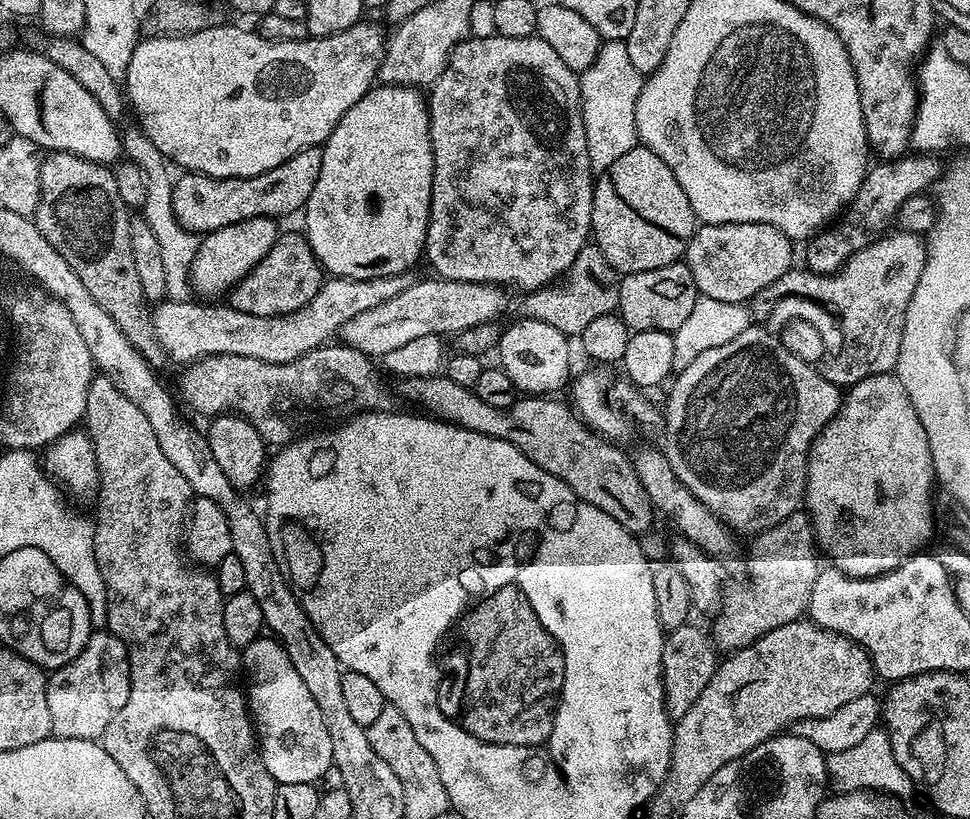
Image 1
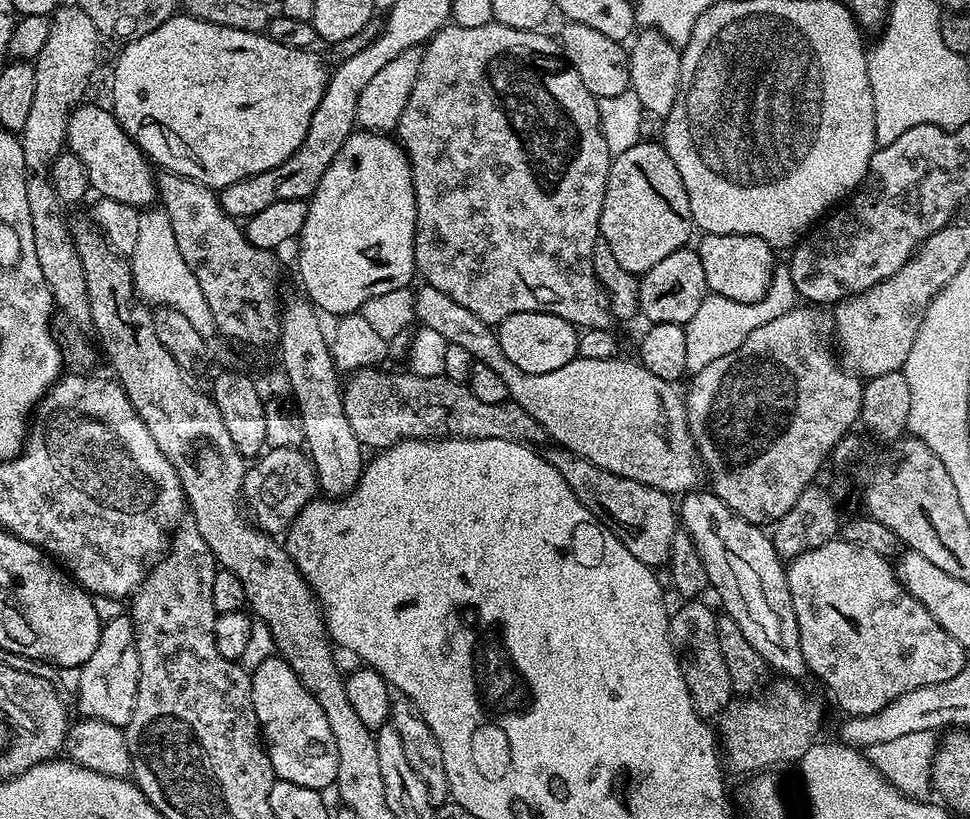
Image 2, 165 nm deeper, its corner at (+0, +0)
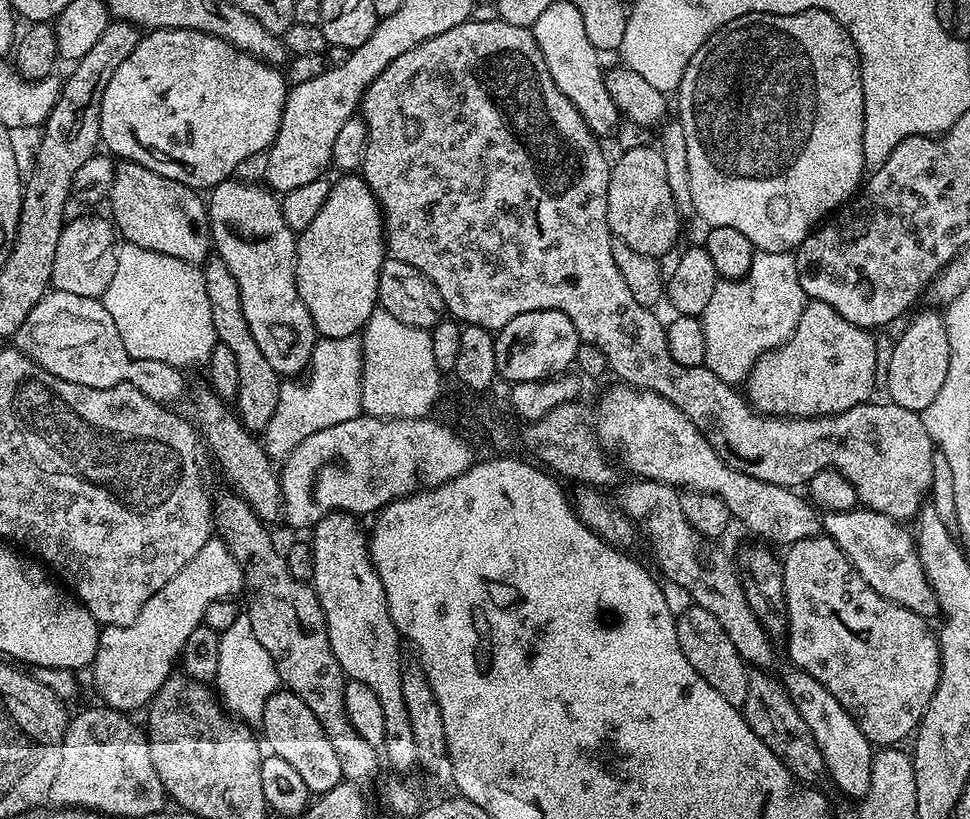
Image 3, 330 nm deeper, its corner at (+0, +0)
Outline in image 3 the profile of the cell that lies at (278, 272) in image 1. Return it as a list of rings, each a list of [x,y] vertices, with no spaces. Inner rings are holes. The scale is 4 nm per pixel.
[[[212,258],[203,265],[204,281],[206,282],[206,298],[210,298],[210,314],[214,317],[214,330],[217,341],[225,344],[234,354],[238,362],[238,390],[234,399],[234,408],[241,423],[253,434],[263,433],[267,423],[274,416],[278,407],[279,388],[282,377],[270,366],[266,354],[254,342],[254,334],[246,322],[246,314],[242,312],[242,302],[238,292],[238,282],[230,274],[226,262]]]

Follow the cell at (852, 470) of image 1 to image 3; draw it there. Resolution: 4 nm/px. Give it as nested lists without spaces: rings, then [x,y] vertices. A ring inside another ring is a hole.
[[[928,310],[916,316],[904,328],[904,333],[896,340],[892,353],[886,359],[889,368],[886,396],[891,403],[906,406],[906,410],[924,413],[926,406],[934,402],[942,382],[946,382],[946,370],[950,370],[950,342],[946,338],[943,315],[936,310]]]

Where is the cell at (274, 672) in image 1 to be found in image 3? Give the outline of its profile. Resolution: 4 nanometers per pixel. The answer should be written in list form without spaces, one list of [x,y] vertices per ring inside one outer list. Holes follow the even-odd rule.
[[[287,690],[276,691],[268,699],[259,727],[264,728],[262,740],[267,751],[278,758],[286,758],[286,762],[290,762],[290,766],[298,770],[302,782],[306,782],[309,793],[329,792],[342,783],[342,766],[338,762],[338,754],[334,754],[330,738],[326,738],[318,718],[310,711],[310,706],[302,702],[302,698]]]

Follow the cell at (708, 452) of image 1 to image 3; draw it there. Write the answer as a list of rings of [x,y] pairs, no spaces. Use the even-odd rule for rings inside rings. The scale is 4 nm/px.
[[[808,300],[802,310],[802,318],[798,318],[798,326],[794,326],[794,334],[788,341],[772,352],[765,352],[758,357],[756,364],[749,370],[746,381],[746,399],[749,404],[765,416],[833,416],[839,412],[850,410],[859,404],[867,404],[877,391],[874,374],[878,365],[876,359],[876,340],[871,331],[854,326],[854,322],[846,322],[834,306],[826,306],[826,302]]]

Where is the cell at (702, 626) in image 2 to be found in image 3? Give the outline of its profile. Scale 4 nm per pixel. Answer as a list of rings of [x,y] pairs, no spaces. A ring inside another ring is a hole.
[[[693,606],[686,610],[681,616],[676,617],[676,629],[678,630],[678,646],[682,646],[682,654],[686,654],[686,662],[730,702],[730,706],[743,709],[746,702],[746,686],[748,685],[749,665],[734,650],[734,642],[730,642],[730,637],[726,635],[726,630],[714,618],[714,614],[709,614],[707,610]]]

